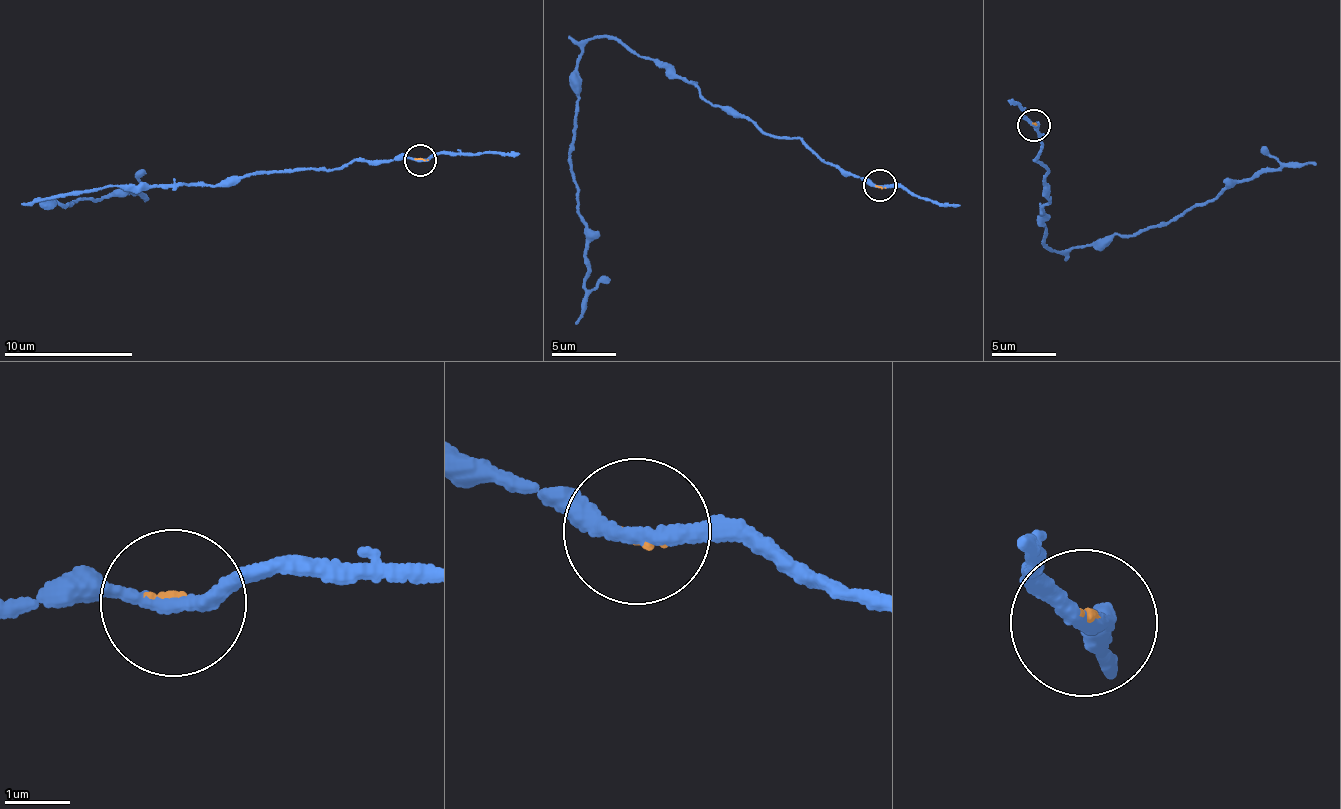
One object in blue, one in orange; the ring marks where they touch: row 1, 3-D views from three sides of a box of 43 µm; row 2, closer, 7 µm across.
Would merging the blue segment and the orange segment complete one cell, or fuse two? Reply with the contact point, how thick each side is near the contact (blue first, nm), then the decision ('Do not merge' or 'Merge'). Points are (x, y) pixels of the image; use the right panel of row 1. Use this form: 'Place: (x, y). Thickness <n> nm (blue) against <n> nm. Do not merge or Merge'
Place: (1033, 125). Thickness 200 nm (blue) against 90 nm. Do not merge

